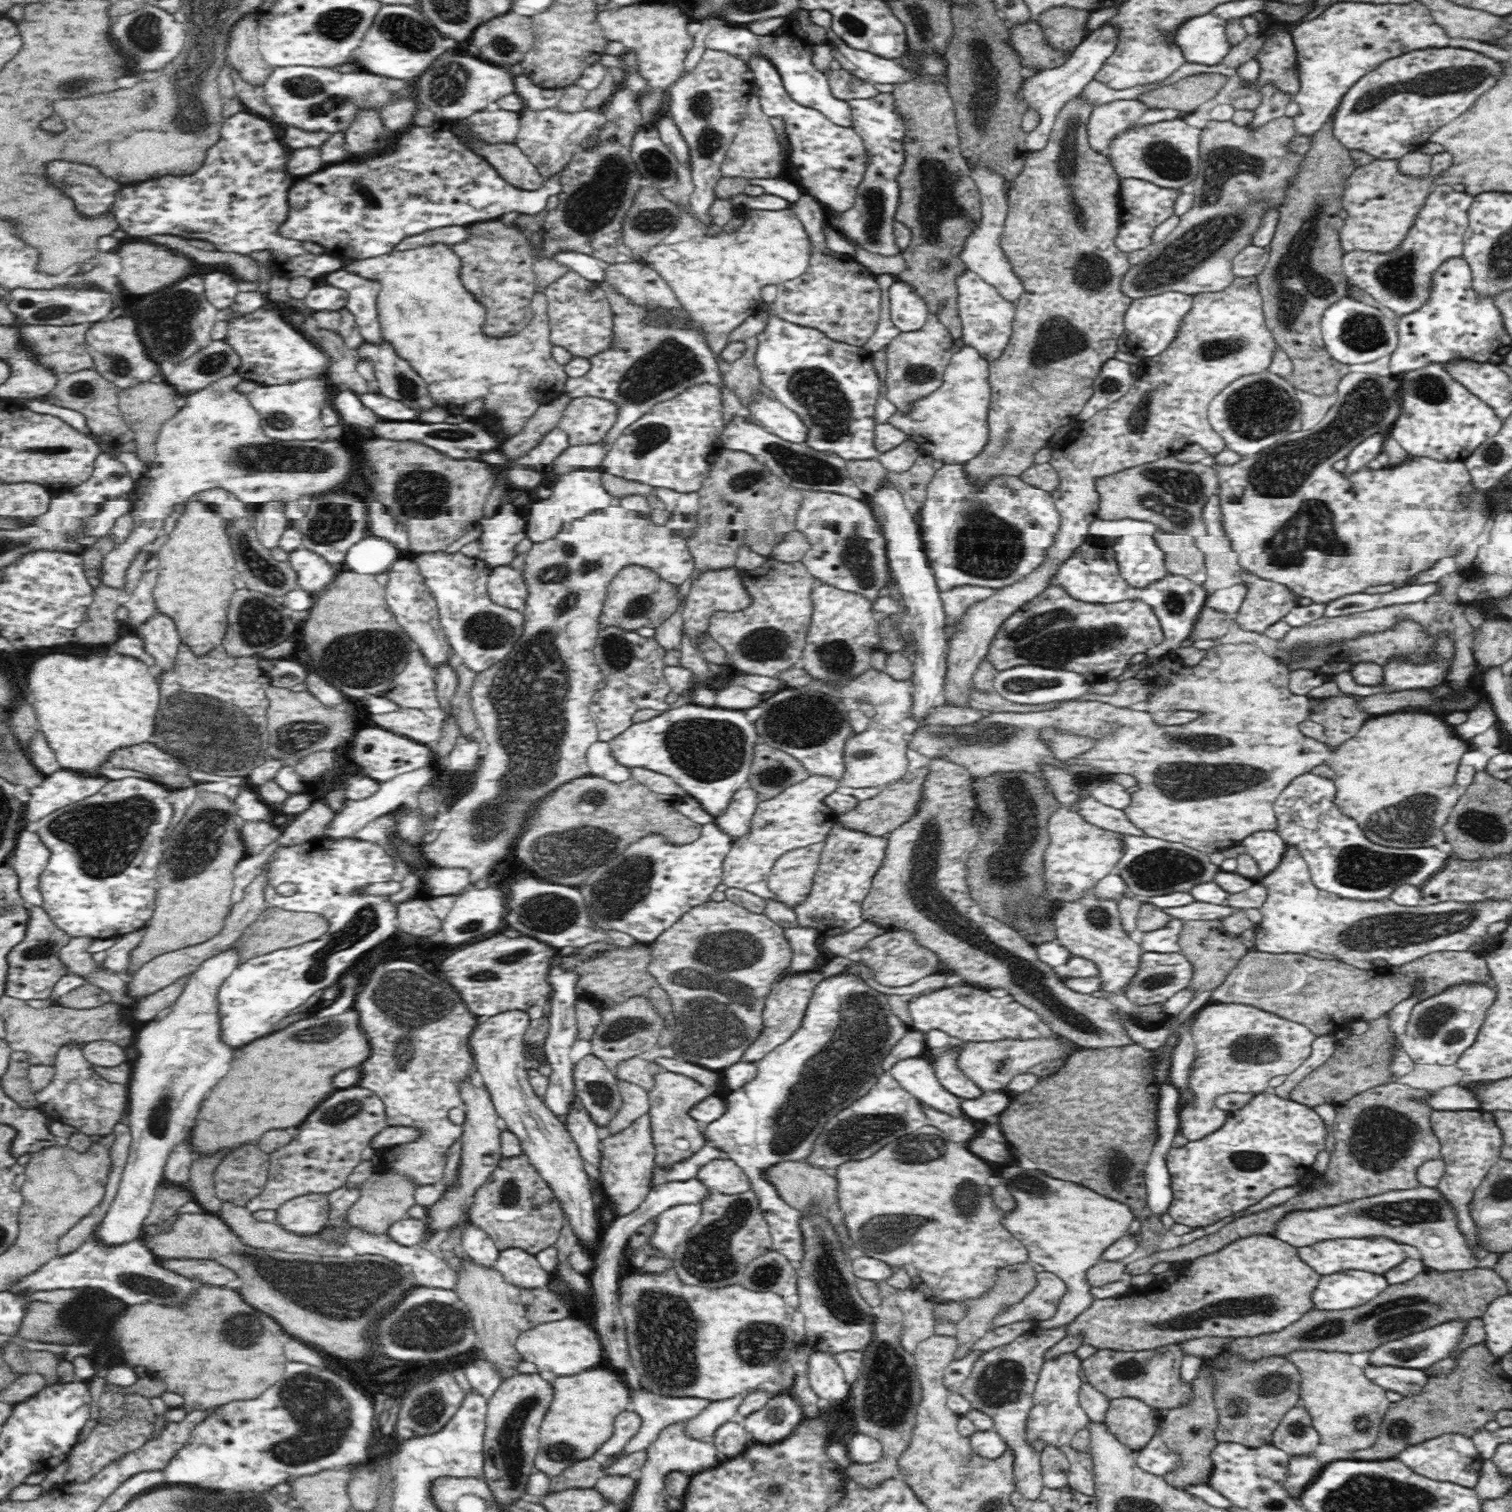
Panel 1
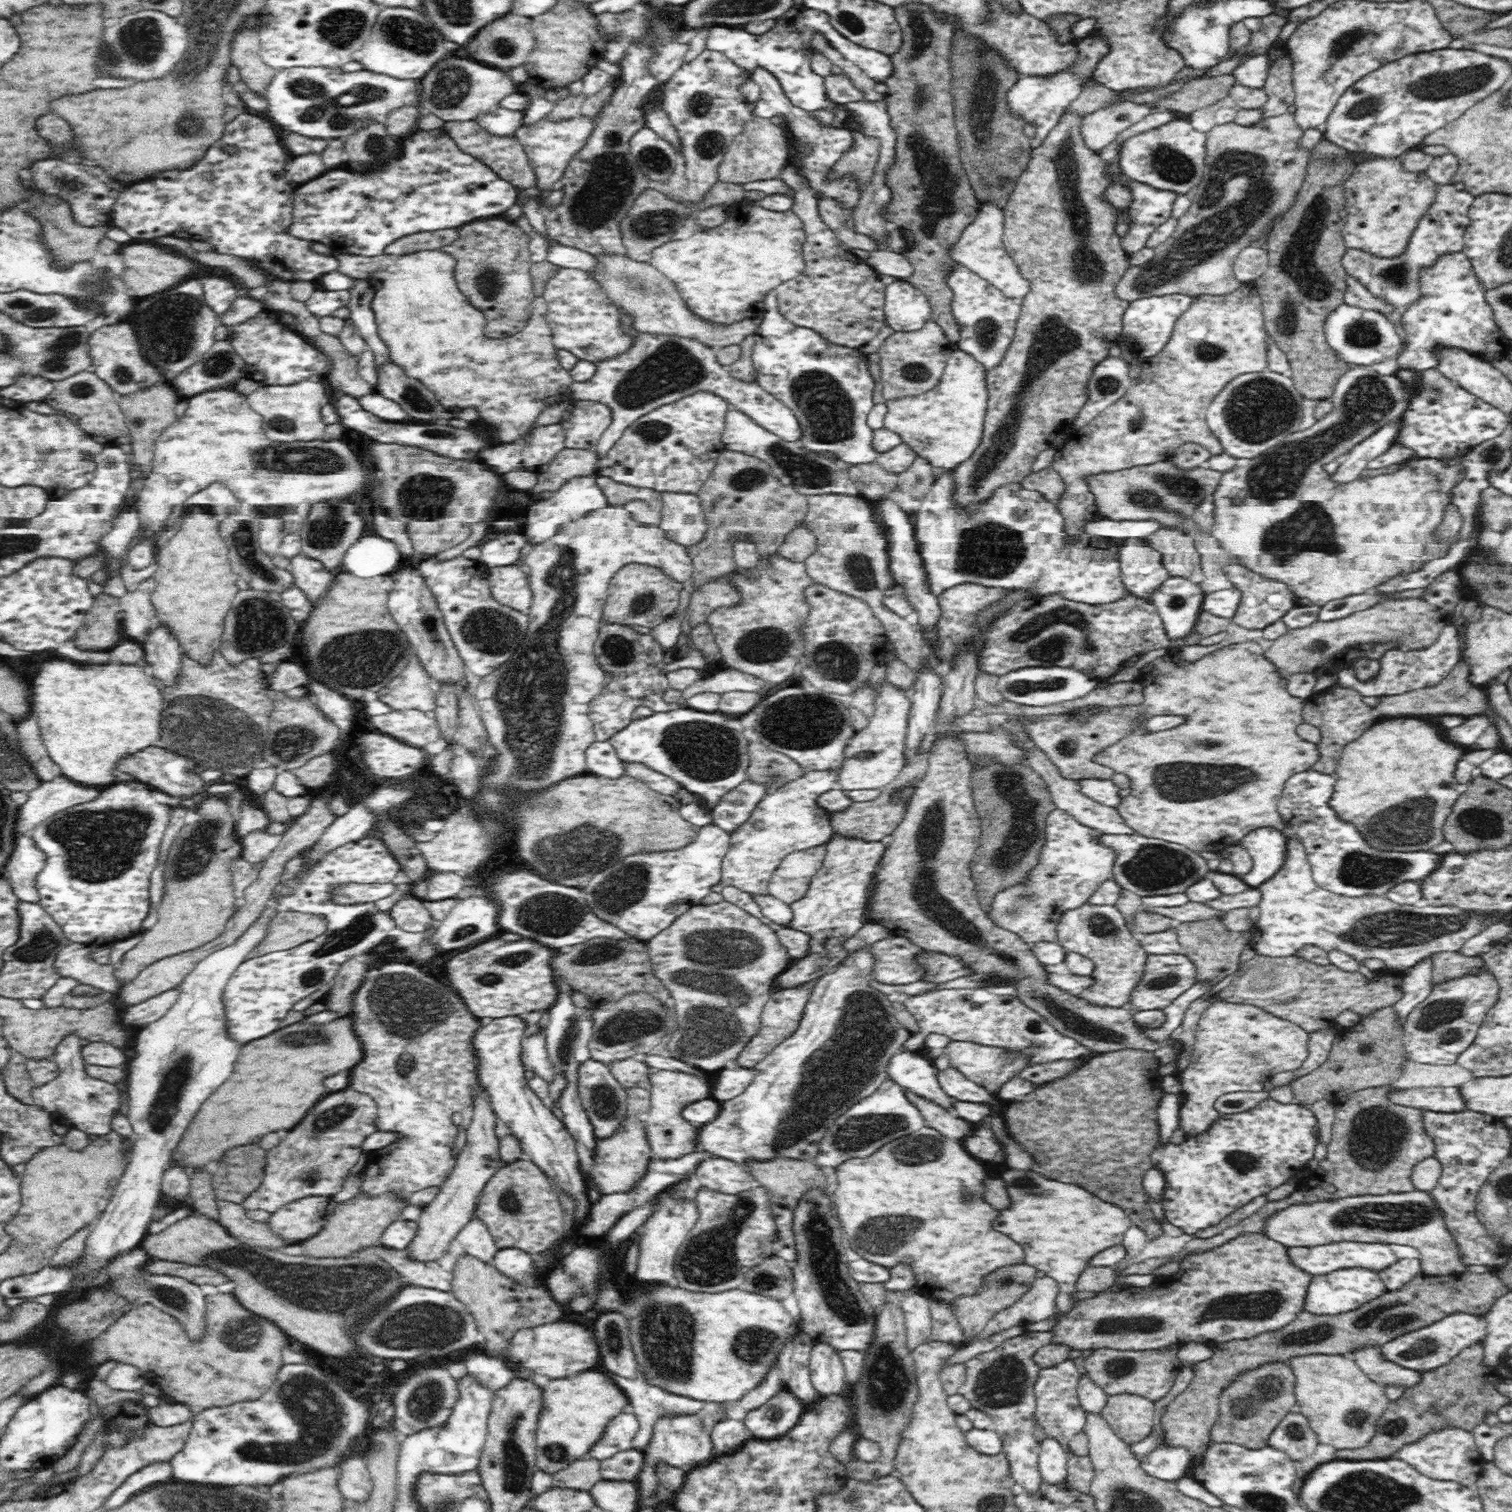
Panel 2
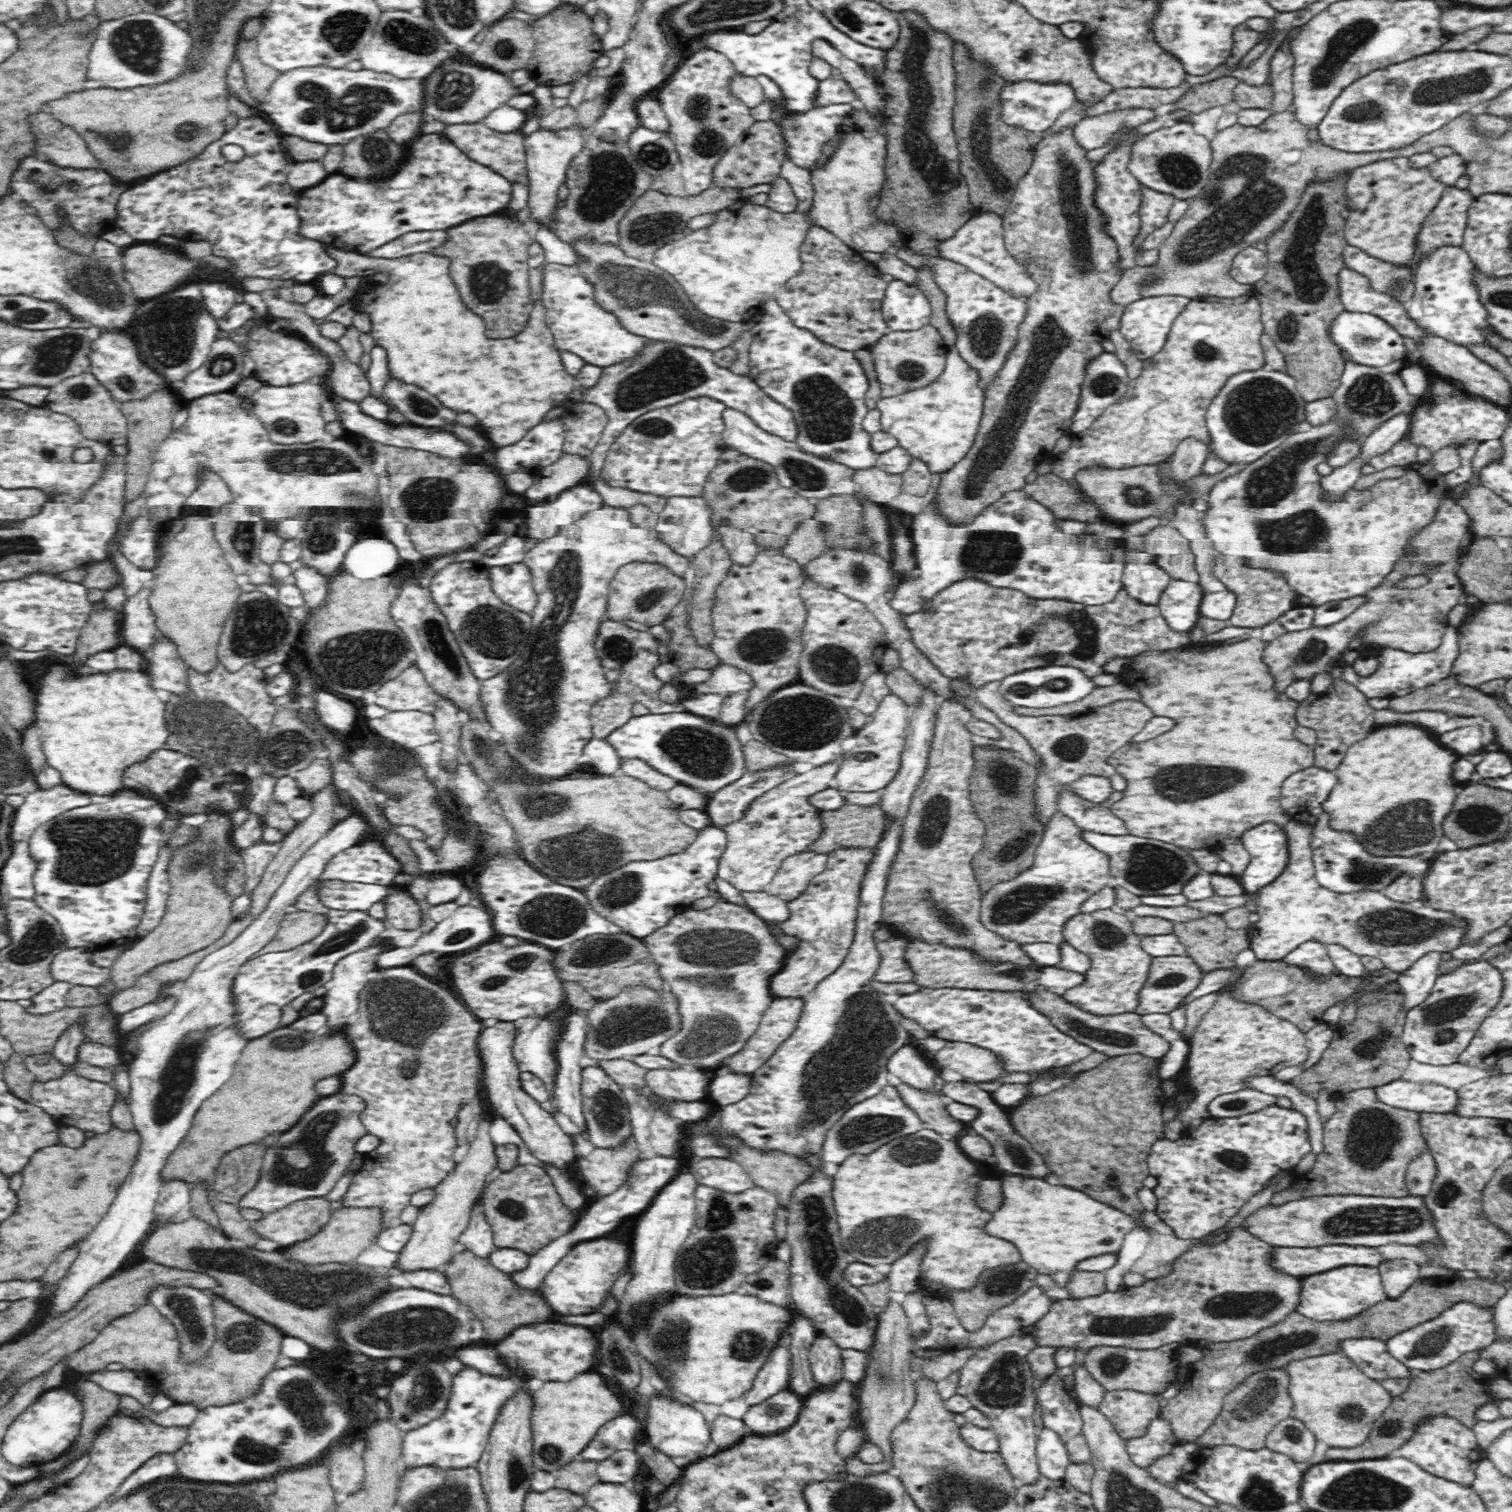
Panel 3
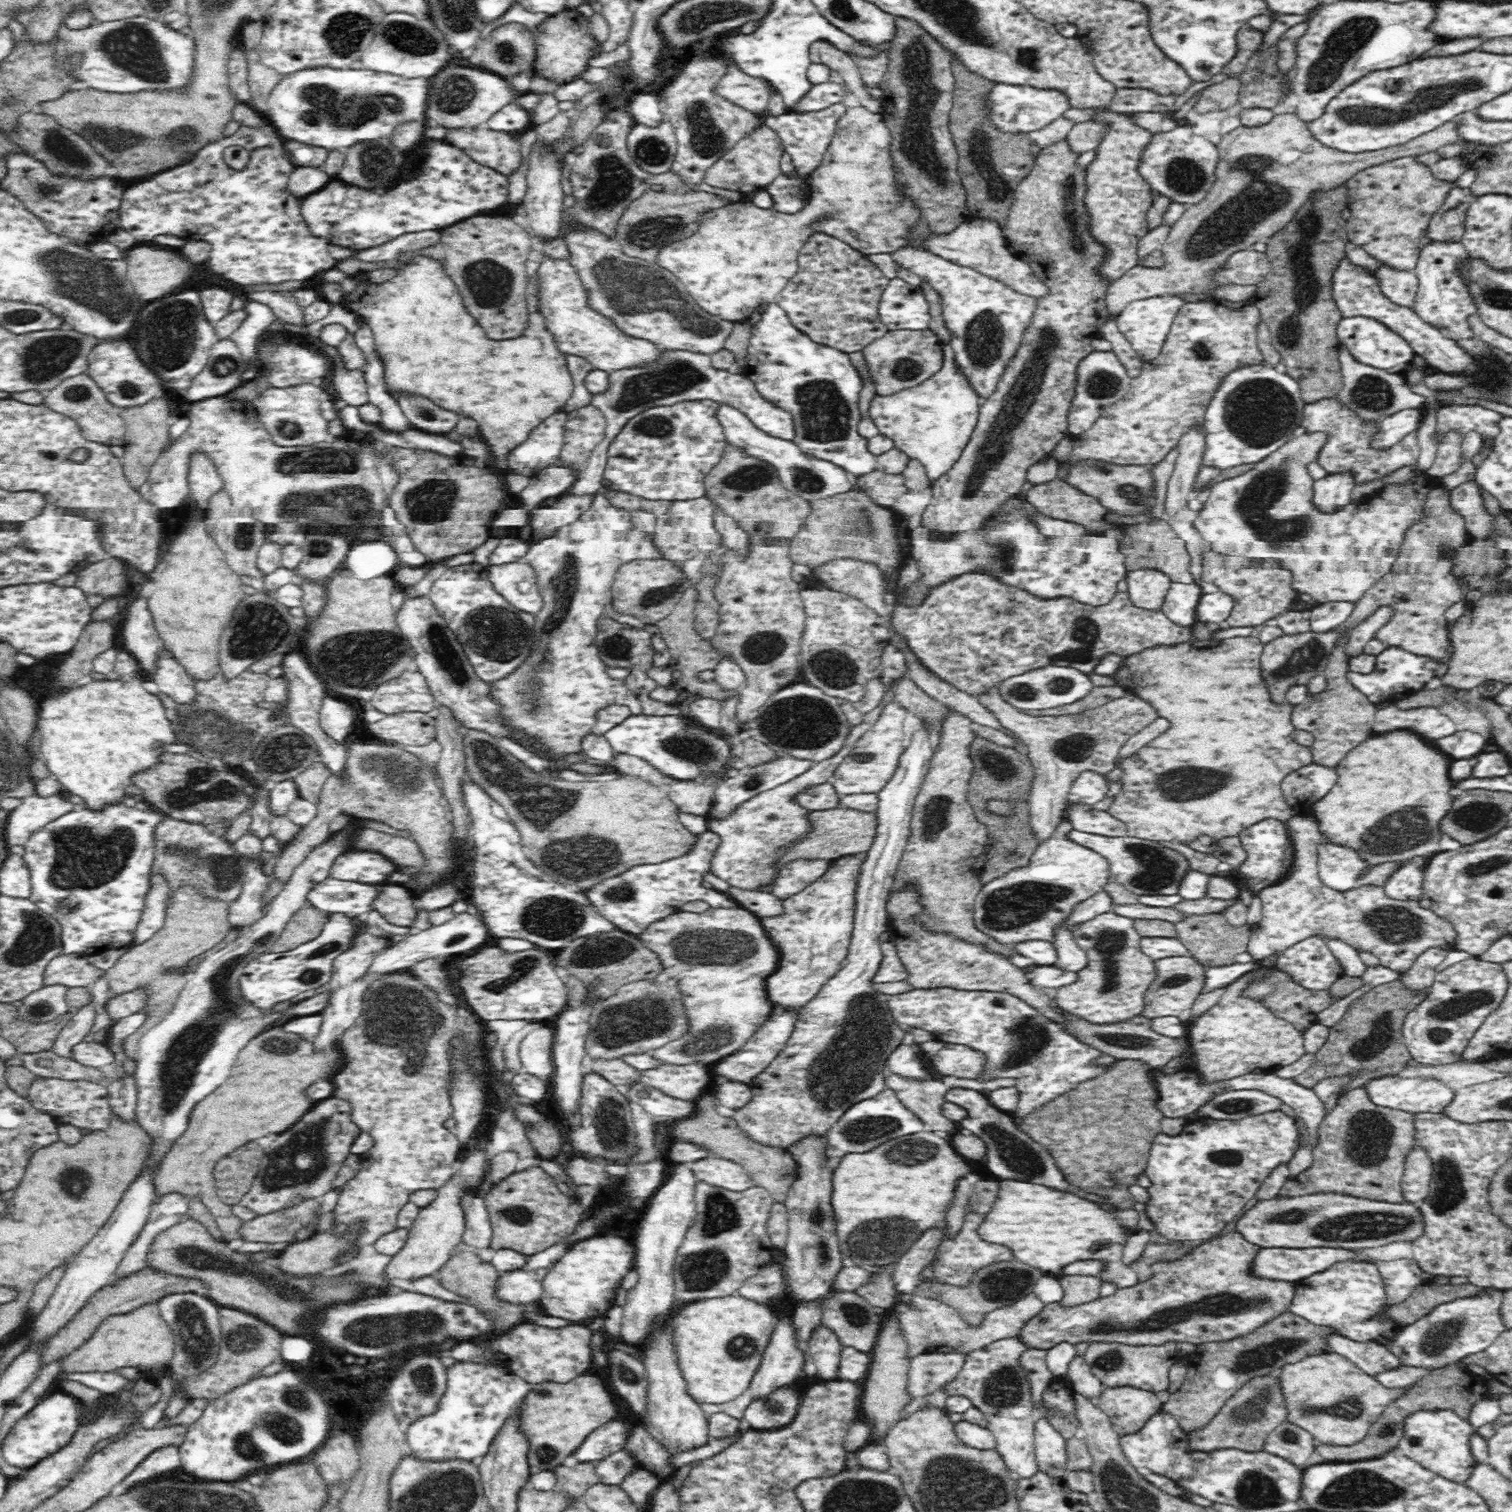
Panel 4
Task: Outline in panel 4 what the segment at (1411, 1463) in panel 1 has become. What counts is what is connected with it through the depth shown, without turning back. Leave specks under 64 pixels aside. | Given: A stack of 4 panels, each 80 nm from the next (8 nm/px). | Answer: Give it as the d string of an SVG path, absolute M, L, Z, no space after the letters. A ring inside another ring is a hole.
M1453 1410L1415 1411L1404 1419L1403 1432L1398 1443L1400 1454L1452 1482L1464 1484L1478 1464L1470 1448L1474 1427Z

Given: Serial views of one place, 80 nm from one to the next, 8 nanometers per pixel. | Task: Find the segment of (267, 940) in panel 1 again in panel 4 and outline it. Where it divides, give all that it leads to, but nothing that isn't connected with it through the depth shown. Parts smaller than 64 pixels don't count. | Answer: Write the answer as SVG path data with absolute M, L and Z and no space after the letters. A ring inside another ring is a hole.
M302 907L284 926L278 940L269 948L270 953L282 953L310 942L323 931L329 915L316 907Z

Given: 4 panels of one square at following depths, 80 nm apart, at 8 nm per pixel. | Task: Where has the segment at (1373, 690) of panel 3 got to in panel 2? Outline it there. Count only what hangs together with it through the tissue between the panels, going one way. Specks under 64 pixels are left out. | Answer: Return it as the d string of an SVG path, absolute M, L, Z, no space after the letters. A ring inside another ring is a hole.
M1448 624L1436 643L1424 650L1388 650L1384 656L1380 658L1380 666L1382 670L1378 672L1378 676L1370 682L1361 682L1354 675L1353 670L1340 670L1337 673L1338 687L1350 688L1356 690L1363 697L1365 696L1392 696L1392 694L1404 694L1408 690L1418 690L1420 688L1428 688L1428 686L1436 686L1438 682L1443 682L1448 676L1448 672L1454 669L1457 664L1459 655L1461 654L1461 643L1459 642L1458 630Z

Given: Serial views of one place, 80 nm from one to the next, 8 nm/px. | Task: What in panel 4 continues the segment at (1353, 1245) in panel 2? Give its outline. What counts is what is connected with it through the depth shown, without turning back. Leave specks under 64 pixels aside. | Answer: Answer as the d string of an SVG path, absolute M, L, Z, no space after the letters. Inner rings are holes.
M1324 1246L1322 1248L1266 1248L1262 1247L1256 1255L1253 1262L1253 1272L1263 1278L1272 1278L1274 1280L1287 1280L1288 1282L1296 1282L1303 1278L1308 1278L1311 1274L1316 1274L1318 1271L1326 1270L1329 1266L1332 1266L1337 1262L1374 1262L1371 1256L1367 1256L1364 1252L1359 1250L1350 1250L1346 1248L1338 1249L1330 1246Z

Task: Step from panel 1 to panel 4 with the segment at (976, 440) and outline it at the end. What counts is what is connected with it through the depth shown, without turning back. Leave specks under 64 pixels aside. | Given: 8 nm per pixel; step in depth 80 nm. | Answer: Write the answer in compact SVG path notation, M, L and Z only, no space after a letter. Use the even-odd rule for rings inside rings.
M944 344L942 368L918 386L891 395L876 395L870 403L871 419L880 434L890 437L895 447L916 458L936 481L961 457L977 425L981 400L970 381L956 368L954 349Z

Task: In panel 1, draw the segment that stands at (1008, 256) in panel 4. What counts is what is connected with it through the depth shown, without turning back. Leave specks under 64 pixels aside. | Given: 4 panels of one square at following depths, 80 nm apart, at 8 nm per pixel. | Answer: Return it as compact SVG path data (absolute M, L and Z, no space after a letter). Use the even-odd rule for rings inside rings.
M988 166L975 167L970 177L979 188L982 218L978 222L978 226L974 228L974 232L967 236L965 246L959 256L969 271L994 286L1002 298L1005 298L1006 301L1016 302L1024 292L1024 286L1013 271L1013 266L1001 247L1001 236L1005 227L1007 211L1010 208L1010 201L1008 201L1010 197L1006 194L1008 189L1005 187L1005 177L991 170Z

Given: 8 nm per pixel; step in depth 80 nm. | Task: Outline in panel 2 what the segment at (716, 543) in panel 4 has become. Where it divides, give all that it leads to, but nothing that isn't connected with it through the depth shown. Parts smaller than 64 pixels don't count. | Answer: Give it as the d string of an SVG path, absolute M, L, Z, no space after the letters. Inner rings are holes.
M660 493L662 497L662 522L659 527L666 533L666 538L685 546L698 544L708 530L707 516L702 510L703 503L695 494L686 493Z

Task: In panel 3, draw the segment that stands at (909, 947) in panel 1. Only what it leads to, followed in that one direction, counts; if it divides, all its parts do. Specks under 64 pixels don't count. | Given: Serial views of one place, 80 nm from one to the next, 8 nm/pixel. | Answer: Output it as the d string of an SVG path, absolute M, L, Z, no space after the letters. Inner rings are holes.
M892 936L888 940L876 943L880 953L880 966L873 976L878 982L913 982L913 970L905 959L909 941L905 936Z

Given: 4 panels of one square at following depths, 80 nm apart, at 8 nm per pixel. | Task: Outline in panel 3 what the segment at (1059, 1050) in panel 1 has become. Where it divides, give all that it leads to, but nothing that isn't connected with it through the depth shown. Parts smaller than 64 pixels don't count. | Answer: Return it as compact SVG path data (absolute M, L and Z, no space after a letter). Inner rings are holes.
M948 1041L944 1048L934 1053L934 1058L939 1066L948 1066L974 1083L998 1081L1006 1075L998 1056L970 1043Z

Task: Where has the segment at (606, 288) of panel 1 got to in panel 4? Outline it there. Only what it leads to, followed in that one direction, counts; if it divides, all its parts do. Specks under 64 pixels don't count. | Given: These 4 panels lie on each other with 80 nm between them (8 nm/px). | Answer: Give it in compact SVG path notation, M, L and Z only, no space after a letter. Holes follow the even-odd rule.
M660 348L658 360L636 366L606 372L609 378L608 389L602 393L592 393L590 404L599 408L606 418L604 438L591 452L586 465L579 472L576 482L567 490L571 496L596 494L603 484L603 474L608 460L608 449L615 435L620 434L623 426L631 419L642 414L650 407L672 406L679 402L710 399L720 404L733 406L740 410L756 428L770 436L792 441L795 437L795 424L790 413L780 409L764 398L745 374L737 370L716 370L711 363L711 355L687 350L668 350Z

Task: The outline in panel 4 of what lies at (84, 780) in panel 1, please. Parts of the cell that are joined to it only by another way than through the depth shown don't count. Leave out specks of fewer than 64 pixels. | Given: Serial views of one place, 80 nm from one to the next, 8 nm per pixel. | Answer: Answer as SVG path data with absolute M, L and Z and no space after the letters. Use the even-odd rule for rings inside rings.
M58 790L50 796L32 796L22 799L22 804L9 812L5 826L5 841L8 846L23 846L42 826L74 811L76 805L84 805L77 798L70 800L64 792Z

